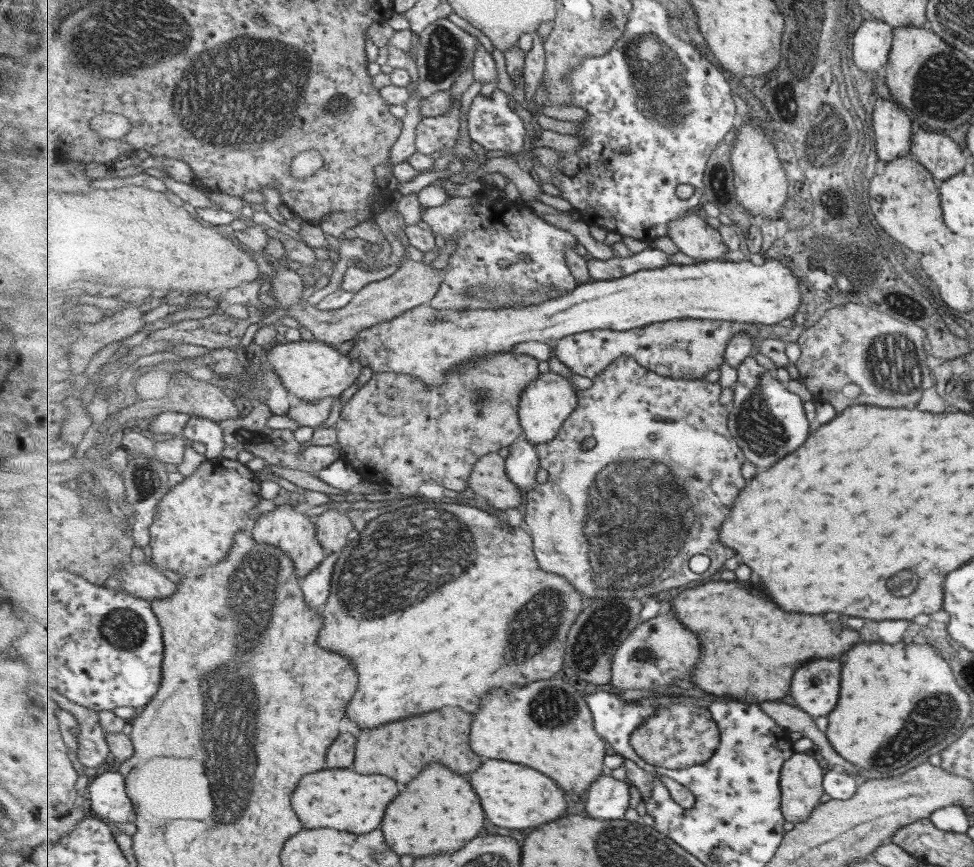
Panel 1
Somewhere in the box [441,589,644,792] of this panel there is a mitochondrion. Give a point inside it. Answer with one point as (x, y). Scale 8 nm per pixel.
(601, 629)

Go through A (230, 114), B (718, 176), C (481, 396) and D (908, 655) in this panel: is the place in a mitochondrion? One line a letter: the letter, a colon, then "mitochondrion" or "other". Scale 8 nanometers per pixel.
A: mitochondrion
B: mitochondrion
C: mitochondrion
D: other

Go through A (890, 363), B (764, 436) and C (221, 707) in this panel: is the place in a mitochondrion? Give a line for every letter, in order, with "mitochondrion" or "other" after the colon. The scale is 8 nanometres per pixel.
A: mitochondrion
B: mitochondrion
C: mitochondrion

